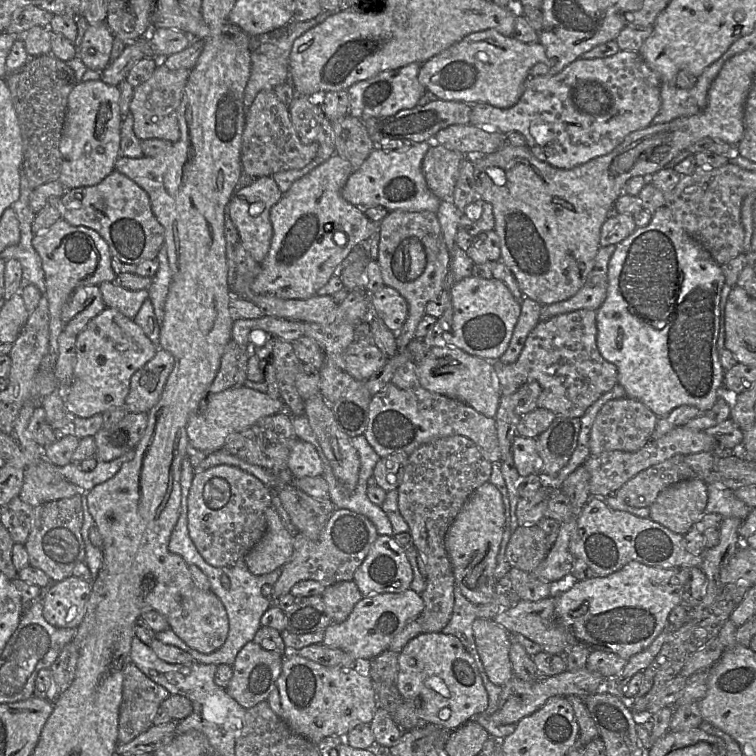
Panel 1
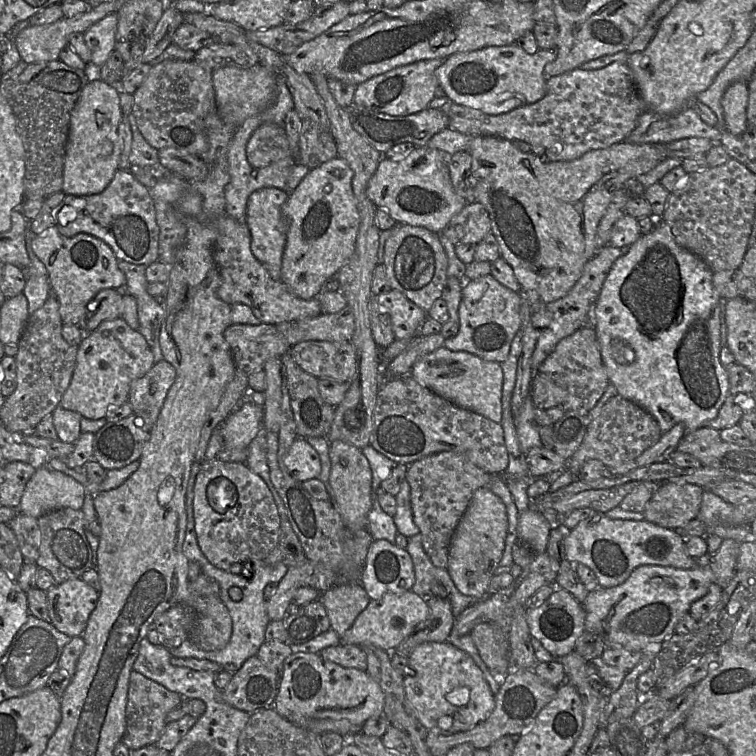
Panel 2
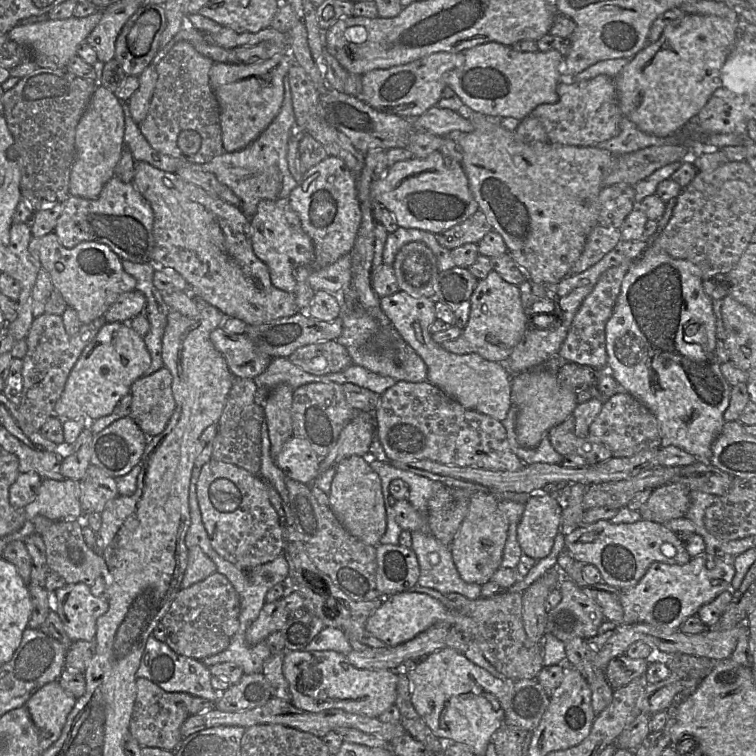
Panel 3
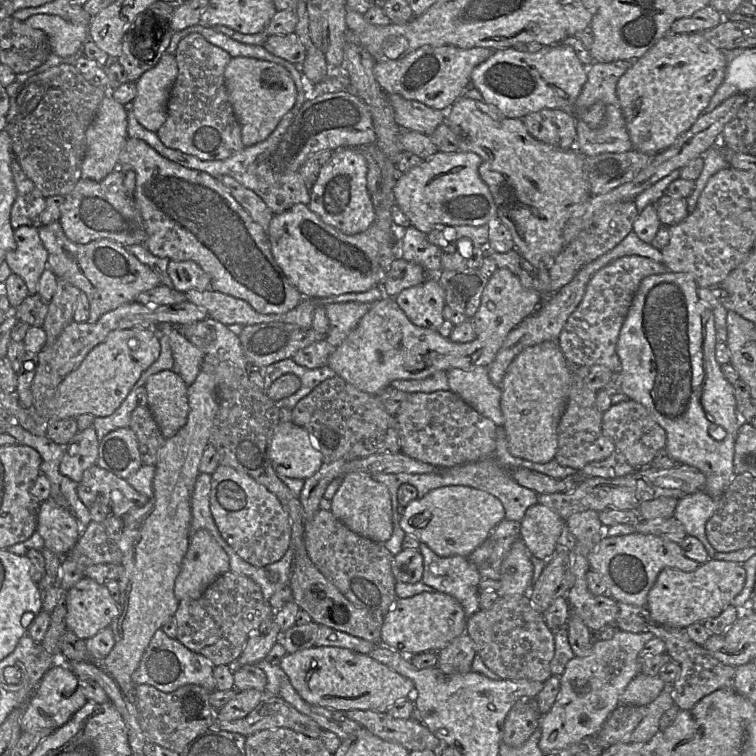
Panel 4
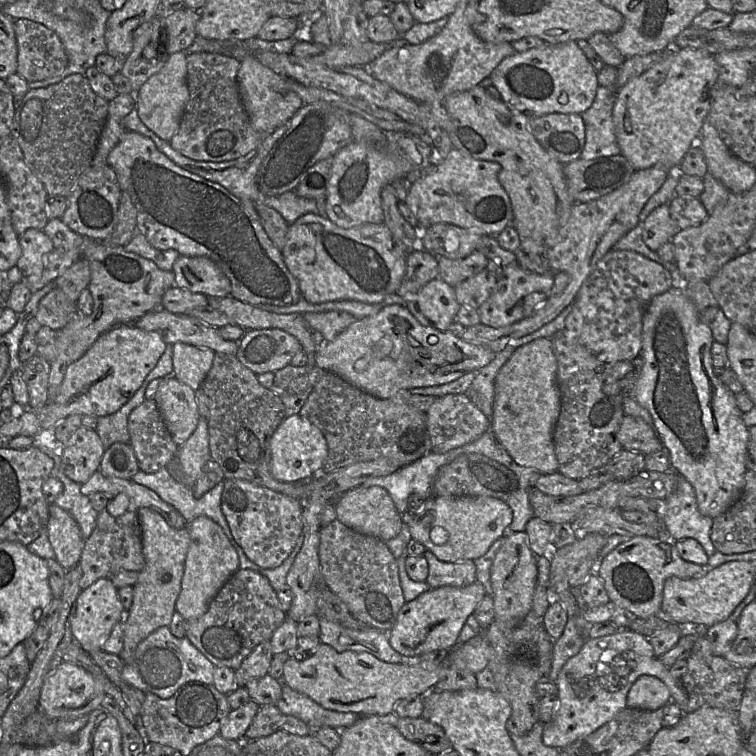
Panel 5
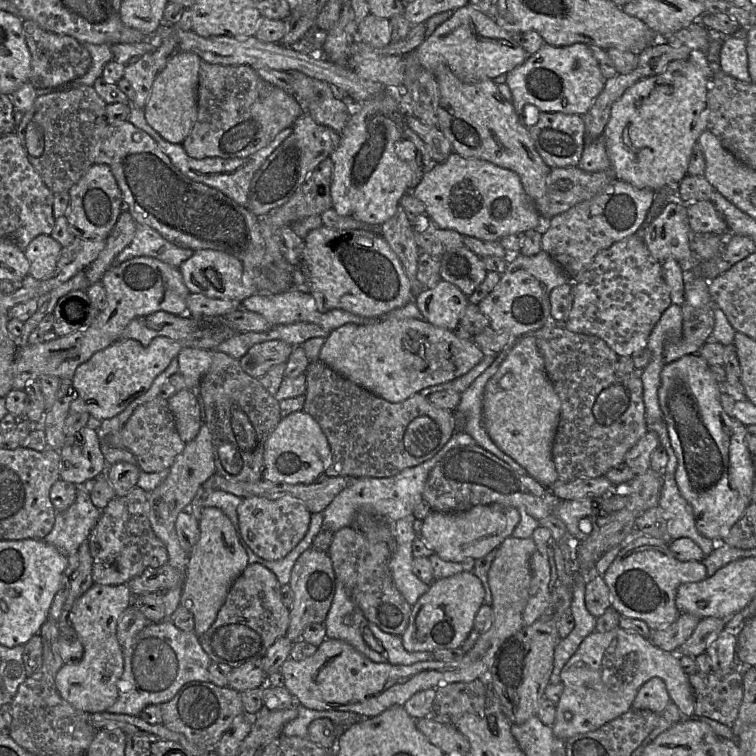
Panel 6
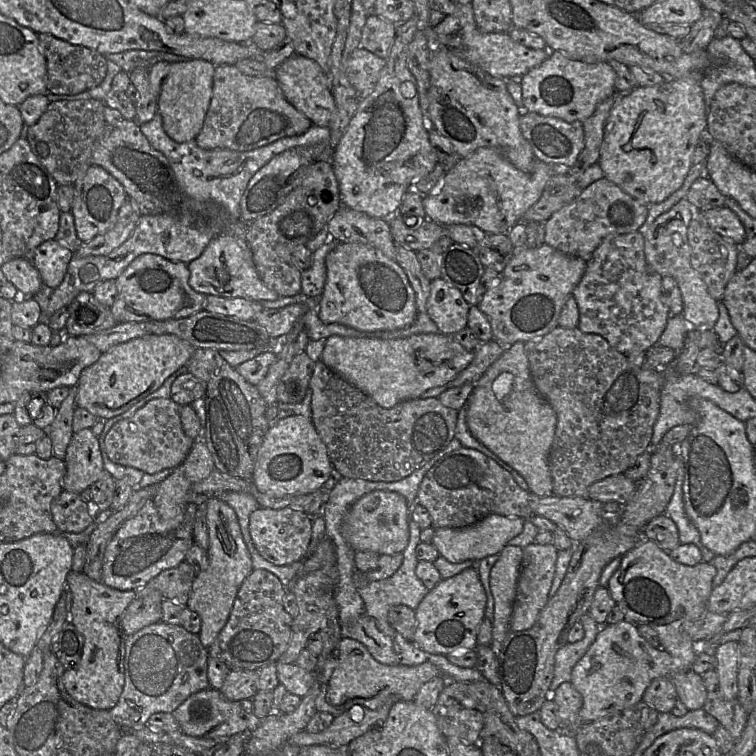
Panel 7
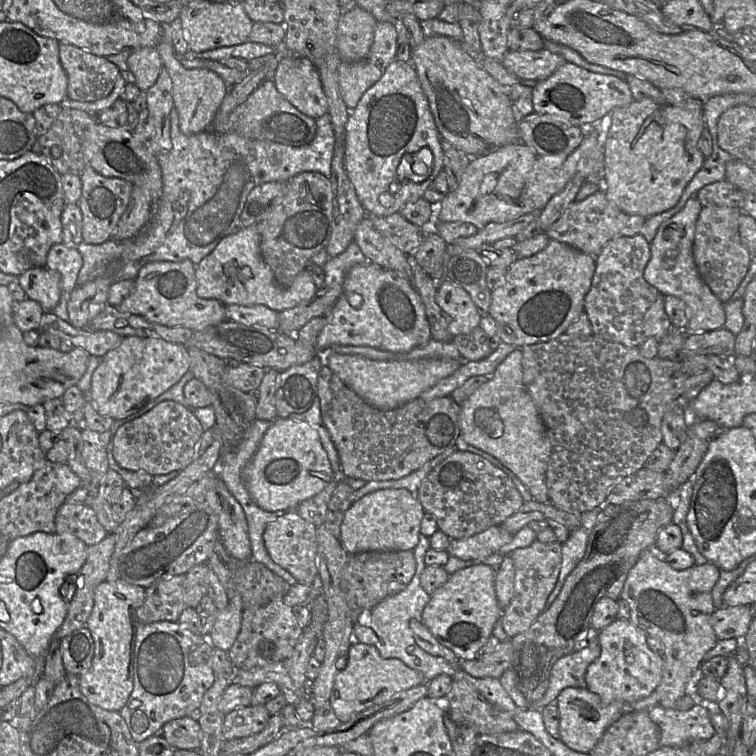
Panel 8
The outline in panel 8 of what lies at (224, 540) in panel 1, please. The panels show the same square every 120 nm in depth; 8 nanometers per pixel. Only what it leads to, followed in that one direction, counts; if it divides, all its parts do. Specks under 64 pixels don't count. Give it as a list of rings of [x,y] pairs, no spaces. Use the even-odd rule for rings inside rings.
[[[284,511],[266,526],[263,540],[272,560],[290,572],[298,583],[318,583],[317,526],[304,520],[294,511]]]

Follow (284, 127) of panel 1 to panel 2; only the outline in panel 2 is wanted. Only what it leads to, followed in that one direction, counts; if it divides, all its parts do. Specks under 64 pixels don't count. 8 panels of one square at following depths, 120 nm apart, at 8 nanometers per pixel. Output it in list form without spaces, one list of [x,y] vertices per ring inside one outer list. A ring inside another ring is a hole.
[[[264,123],[260,125],[247,142],[246,157],[255,169],[291,157],[284,124]]]

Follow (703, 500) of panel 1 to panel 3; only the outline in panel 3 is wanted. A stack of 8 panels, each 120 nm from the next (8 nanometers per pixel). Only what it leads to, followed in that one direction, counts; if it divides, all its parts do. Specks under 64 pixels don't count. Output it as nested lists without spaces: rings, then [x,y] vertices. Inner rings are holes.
[[[668,483],[653,489],[639,510],[642,519],[664,524],[685,517],[690,506],[690,492],[688,487],[680,483]]]

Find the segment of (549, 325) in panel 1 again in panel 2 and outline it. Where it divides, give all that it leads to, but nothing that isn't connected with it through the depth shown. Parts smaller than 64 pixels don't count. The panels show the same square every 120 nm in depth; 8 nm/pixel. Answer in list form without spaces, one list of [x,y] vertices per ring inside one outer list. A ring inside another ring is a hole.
[[[587,323],[559,341],[553,352],[539,366],[537,373],[548,375],[566,392],[563,402],[559,405],[566,412],[577,411],[587,414],[610,383],[593,325]]]

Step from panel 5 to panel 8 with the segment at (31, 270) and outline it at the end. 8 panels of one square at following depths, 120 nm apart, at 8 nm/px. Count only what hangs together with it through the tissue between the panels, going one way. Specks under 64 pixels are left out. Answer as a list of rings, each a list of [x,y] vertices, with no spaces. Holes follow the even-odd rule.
[[[58,243],[50,248],[45,267],[60,273],[61,290],[69,294],[77,286],[82,265],[83,258],[77,248]]]

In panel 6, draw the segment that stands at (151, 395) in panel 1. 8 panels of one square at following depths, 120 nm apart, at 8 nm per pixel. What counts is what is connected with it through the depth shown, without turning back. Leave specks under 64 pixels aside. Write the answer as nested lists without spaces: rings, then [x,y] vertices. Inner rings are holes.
[[[184,389],[167,400],[177,432],[184,443],[192,441],[200,430],[200,412],[196,394]]]

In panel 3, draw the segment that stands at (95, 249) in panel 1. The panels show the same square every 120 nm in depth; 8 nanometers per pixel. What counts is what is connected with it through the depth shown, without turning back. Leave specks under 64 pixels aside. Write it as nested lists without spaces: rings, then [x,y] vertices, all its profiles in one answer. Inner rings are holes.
[[[53,231],[42,237],[32,236],[29,250],[39,259],[42,269],[50,275],[54,289],[61,293],[67,306],[76,311],[82,324],[103,317],[122,293],[135,290],[135,279],[124,271],[120,257],[105,244],[84,241],[69,249],[59,242]]]

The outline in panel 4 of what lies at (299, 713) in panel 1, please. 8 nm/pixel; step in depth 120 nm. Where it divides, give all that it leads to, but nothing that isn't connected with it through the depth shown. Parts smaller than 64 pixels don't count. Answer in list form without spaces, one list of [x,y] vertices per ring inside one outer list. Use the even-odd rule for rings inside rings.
[[[311,647],[287,653],[281,660],[283,672],[295,691],[308,703],[341,712],[371,710],[386,713],[388,708],[402,699],[413,699],[413,681],[374,660],[368,654],[347,648]]]

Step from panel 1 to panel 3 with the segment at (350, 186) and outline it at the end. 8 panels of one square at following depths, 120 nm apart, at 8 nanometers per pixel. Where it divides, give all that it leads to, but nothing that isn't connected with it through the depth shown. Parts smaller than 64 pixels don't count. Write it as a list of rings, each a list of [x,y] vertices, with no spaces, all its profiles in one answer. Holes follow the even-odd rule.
[[[434,152],[425,158],[413,157],[389,166],[382,178],[372,184],[372,198],[394,216],[399,227],[419,229],[432,234],[441,233],[464,222],[479,209],[462,164],[440,152]]]

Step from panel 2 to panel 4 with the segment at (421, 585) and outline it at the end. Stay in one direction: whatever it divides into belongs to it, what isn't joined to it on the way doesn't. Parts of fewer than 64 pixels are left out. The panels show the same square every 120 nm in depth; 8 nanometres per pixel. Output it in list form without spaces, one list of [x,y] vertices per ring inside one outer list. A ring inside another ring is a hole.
[[[425,543],[418,550],[423,556],[424,570],[421,582],[454,597],[462,606],[468,619],[479,608],[479,583],[481,576],[478,566],[467,557],[441,557],[435,554]]]

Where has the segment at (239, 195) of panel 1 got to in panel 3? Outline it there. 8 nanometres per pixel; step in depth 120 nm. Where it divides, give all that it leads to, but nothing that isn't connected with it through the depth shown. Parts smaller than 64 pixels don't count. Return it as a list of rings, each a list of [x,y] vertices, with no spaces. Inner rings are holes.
[[[289,198],[261,200],[250,219],[250,225],[253,251],[268,267],[271,283],[281,290],[294,293],[294,272],[300,266],[312,265],[315,251],[311,238],[304,232],[297,213],[291,208]]]

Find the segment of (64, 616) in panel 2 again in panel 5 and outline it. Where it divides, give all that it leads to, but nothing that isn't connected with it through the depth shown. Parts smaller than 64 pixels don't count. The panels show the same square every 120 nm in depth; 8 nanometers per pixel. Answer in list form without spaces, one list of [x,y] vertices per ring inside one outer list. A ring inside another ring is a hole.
[[[100,578],[88,588],[81,590],[75,602],[75,613],[70,622],[71,633],[83,650],[102,649],[113,626],[123,620],[125,610],[118,597],[118,588],[109,578]]]

